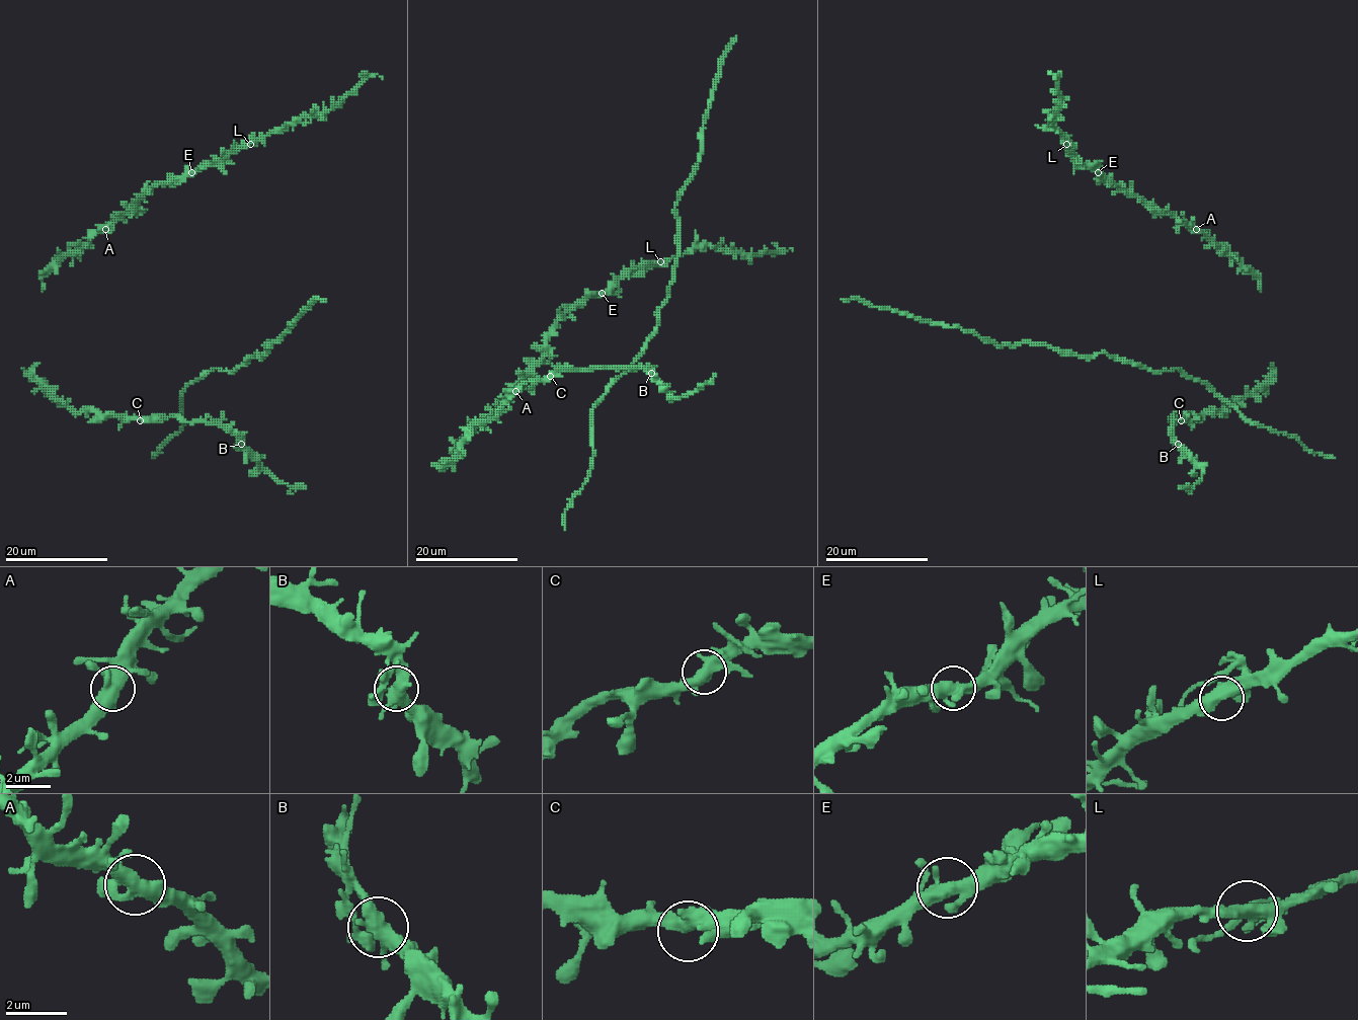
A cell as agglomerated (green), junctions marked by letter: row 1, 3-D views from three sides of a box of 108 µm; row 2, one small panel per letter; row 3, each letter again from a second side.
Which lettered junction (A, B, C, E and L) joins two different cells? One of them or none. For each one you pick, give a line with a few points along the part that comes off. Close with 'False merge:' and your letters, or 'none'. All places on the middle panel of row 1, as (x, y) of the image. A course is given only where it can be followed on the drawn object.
False merge: none

